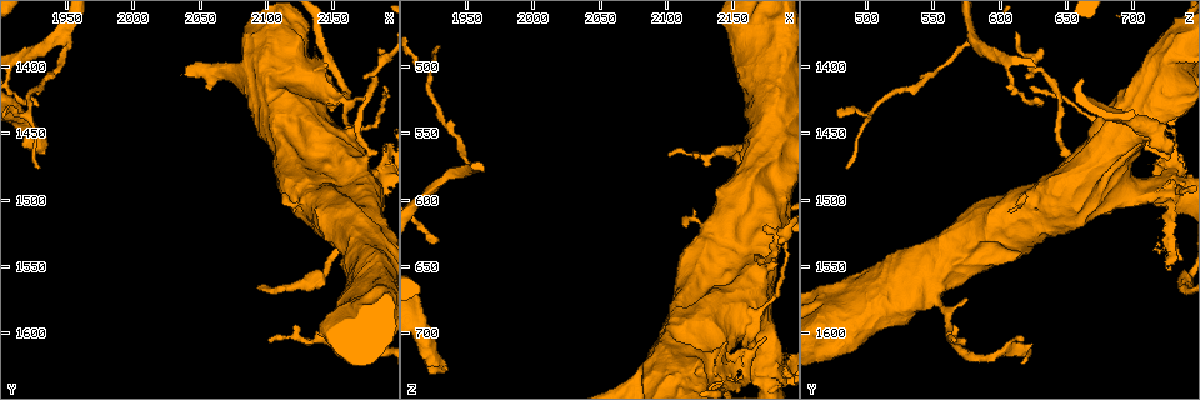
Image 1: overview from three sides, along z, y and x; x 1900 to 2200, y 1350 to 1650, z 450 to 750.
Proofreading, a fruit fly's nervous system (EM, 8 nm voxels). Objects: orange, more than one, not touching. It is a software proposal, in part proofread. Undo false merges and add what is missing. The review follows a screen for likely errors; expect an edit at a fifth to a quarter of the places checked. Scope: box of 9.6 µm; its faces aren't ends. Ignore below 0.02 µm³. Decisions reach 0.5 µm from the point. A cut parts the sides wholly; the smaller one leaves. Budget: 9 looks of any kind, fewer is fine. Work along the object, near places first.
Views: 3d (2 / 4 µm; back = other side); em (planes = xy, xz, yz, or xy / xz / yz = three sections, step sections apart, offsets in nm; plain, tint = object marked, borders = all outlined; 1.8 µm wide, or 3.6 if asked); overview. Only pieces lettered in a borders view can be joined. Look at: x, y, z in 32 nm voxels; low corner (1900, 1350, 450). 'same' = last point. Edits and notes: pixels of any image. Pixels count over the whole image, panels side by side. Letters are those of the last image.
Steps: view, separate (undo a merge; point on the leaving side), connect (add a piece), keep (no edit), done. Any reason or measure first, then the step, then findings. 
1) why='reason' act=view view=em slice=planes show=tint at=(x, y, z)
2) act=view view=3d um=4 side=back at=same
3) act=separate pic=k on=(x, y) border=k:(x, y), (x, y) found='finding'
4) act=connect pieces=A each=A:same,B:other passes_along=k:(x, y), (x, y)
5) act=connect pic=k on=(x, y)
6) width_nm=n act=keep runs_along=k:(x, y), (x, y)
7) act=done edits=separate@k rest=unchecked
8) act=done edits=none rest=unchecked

why='sudden change in width' act=view view=em slice=yz step=8 show=tint at=(1924, 1456, 720)

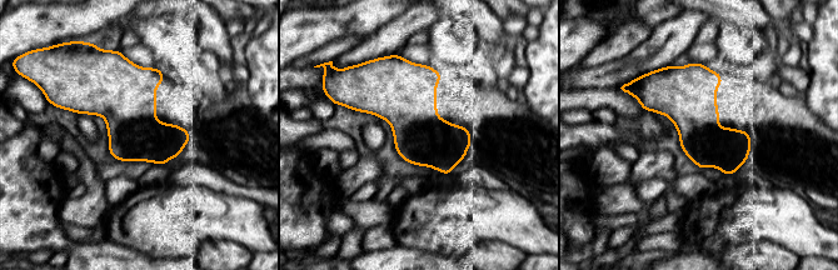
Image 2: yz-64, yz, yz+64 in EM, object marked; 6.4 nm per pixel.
act=view view=em slice=xz step=8 show=borders at=same

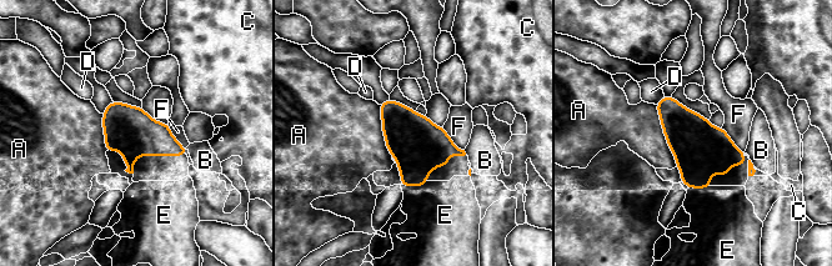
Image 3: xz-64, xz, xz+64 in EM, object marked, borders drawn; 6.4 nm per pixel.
act=connect pieces=E each=A:other,B:other,C:other,D:other,E:same,F:other found='it goes on there'

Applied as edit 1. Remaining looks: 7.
why='redraw' act=view view=overview

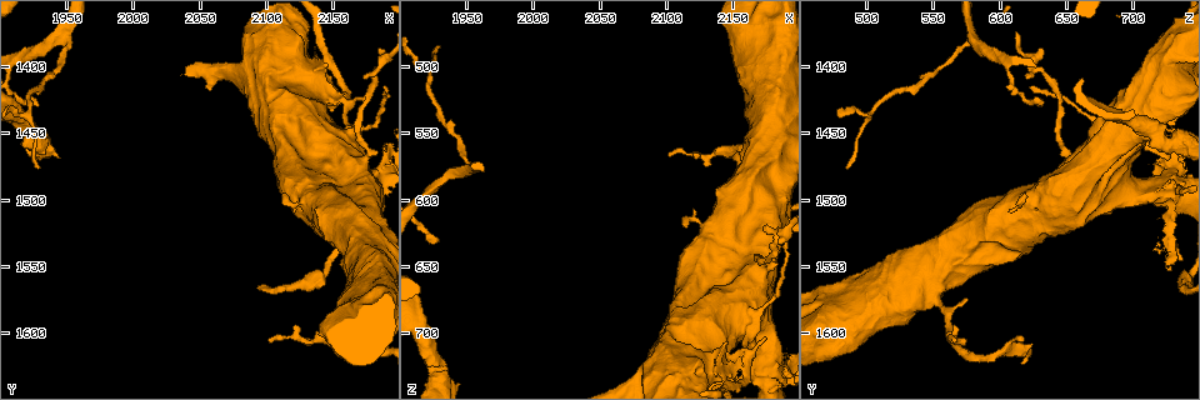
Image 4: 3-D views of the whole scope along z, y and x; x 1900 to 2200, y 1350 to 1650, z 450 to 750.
why='stops while still wide' act=view view=em um=3.6 slice=xy step=16 show=borders at=(2138, 1522, 590)

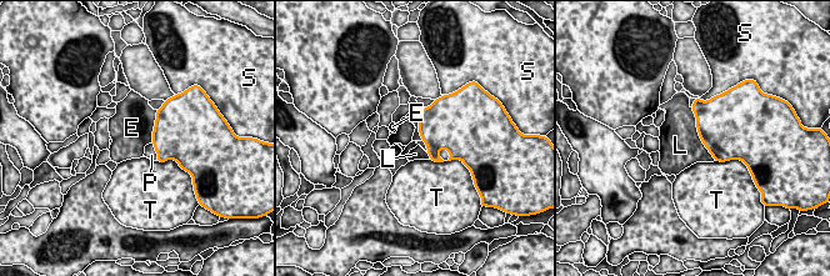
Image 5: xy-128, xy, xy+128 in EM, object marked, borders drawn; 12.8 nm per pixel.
longest_contact=L:750nm act=keep each=E:other,L:other,P:other,S:other,T:other border=5:(690, 108), (698, 135), (715, 160) found='none of them fits'

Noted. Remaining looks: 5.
why='touches itself' act=view view=em um=3.6 slice=planes show=borders at=(2162, 1456, 686)

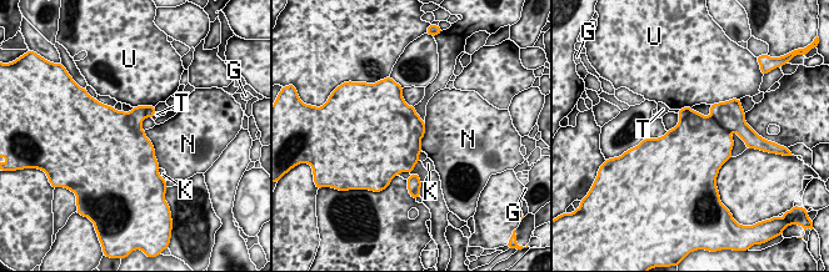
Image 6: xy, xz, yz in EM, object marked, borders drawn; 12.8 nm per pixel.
act=separate pic=6 on=(729, 115) each=G:other,K:other,N:other,T:other,U:other border=6:(710, 115), (730, 131) found='a second neuron is stuck on'

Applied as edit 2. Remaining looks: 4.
why='redraw' act=view view=overview

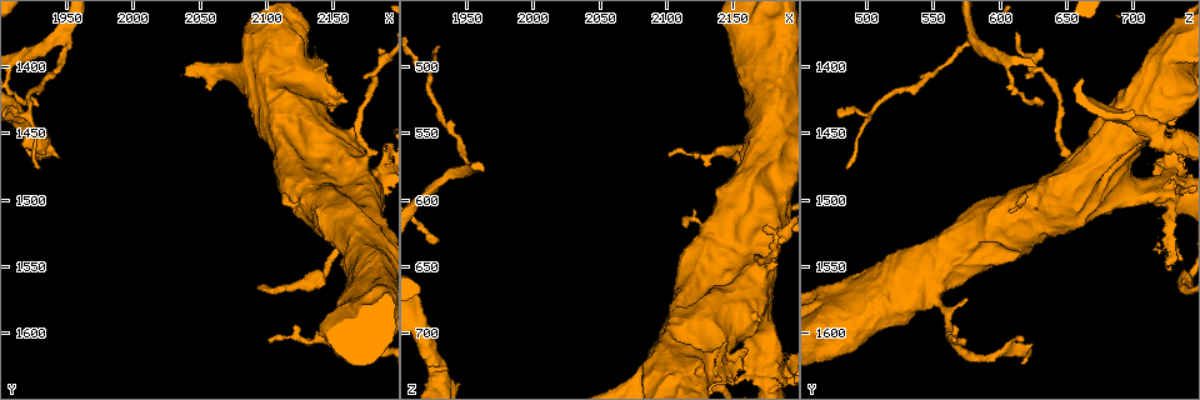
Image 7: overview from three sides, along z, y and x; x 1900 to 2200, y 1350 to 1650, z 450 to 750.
why='calibre changes' act=view view=em um=3.6 slice=xz step=16 show=tint at=(2186, 1484, 732)

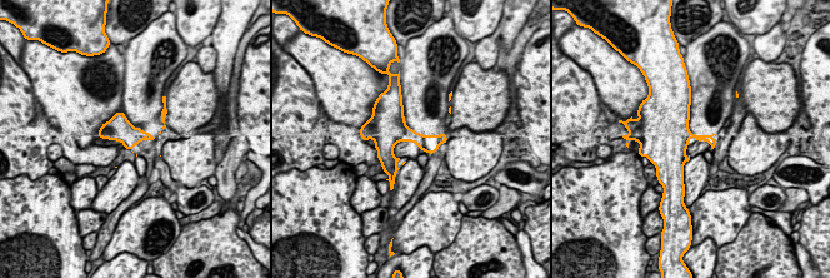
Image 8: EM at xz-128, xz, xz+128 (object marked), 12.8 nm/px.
why='another direction' act=view view=em um=3.6 slice=planes show=tint at=same

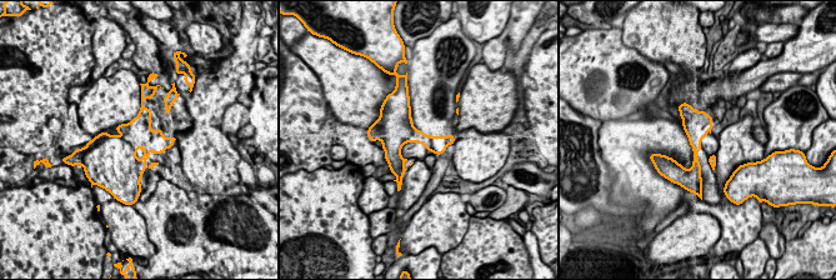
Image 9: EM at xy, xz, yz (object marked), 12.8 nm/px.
why='what lies round it' act=view view=em um=3.6 slice=planes show=borders at=same

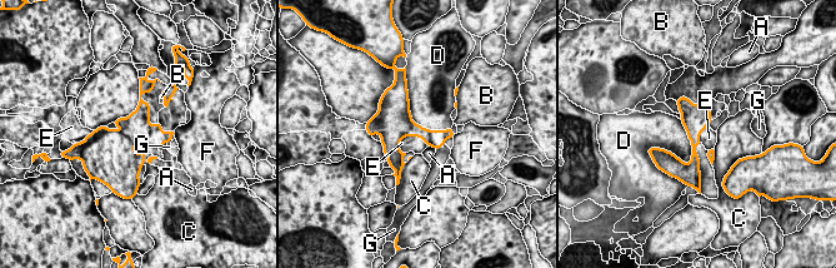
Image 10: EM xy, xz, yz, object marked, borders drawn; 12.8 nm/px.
width_nm=220 act=keep each=A:other,B:other,C:other,D:other,E:other,F:other,G:other border=10:(399, 142), (420, 137), (429, 145) found='one neuron here'

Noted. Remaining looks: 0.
act=done edits=connect@3,separate@6 rest=unchecked

